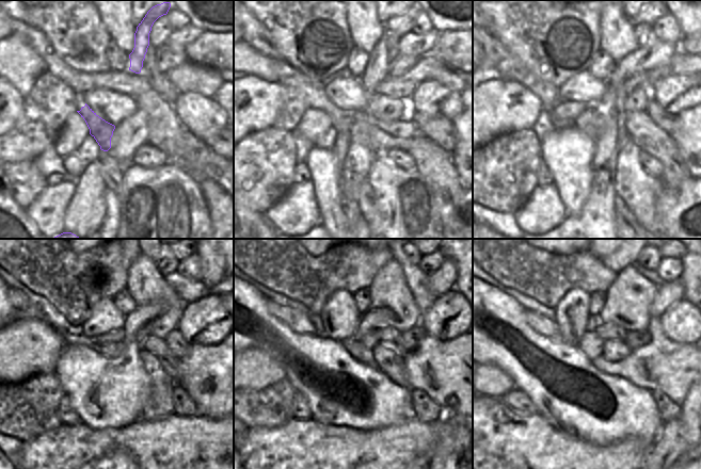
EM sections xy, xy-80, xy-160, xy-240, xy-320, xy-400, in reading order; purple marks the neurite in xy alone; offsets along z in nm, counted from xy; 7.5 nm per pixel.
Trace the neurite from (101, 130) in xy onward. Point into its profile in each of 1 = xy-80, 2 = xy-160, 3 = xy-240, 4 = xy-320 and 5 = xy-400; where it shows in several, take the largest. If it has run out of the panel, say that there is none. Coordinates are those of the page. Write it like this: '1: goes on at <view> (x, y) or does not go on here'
1: goes on at xy-80 (367, 142)
2: goes on at xy-160 (596, 216)
3: goes on at xy-240 (120, 455)
4: does not go on here
5: does not go on here

